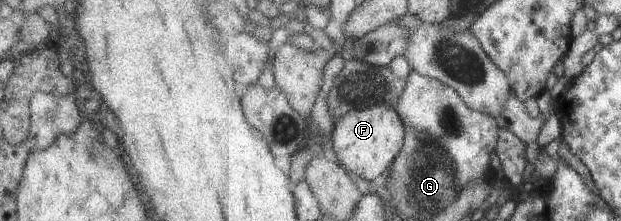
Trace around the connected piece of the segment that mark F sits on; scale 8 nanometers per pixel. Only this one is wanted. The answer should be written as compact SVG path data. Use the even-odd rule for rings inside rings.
M389 103L356 109L334 122L329 152L351 176L375 182L390 168L405 141L407 128L400 113Z

